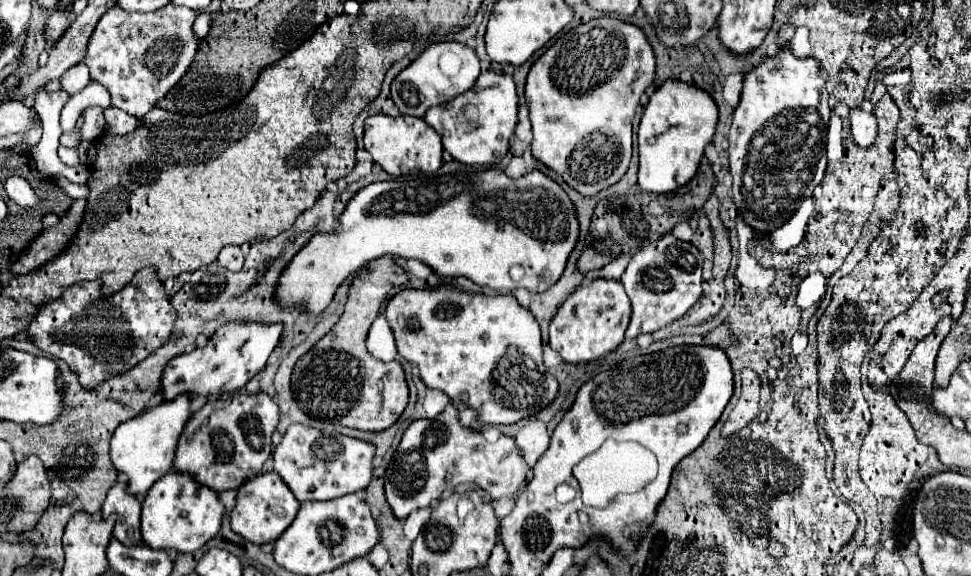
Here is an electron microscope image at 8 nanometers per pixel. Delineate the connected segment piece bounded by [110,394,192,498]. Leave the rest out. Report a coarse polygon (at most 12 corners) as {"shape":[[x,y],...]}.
{"shape":[[190,394],[122,422],[110,458],[144,498],[172,468]]}

